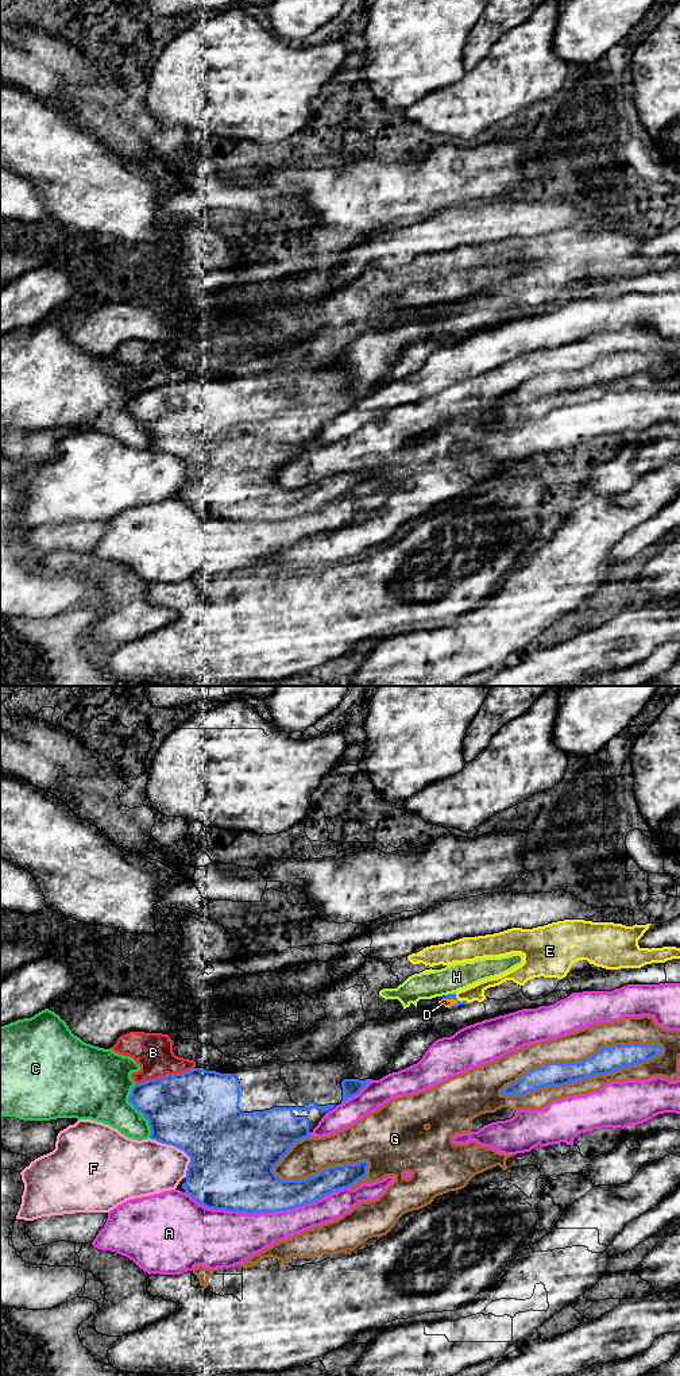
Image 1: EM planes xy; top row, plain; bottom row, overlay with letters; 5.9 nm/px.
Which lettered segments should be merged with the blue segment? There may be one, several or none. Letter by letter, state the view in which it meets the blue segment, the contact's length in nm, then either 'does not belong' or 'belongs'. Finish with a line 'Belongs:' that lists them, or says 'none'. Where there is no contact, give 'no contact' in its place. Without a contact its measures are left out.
A: xy | 950 nm | does not belong
B: xy | 360 nm | does not belong
C: xy | 340 nm | does not belong
D: xy | 100 nm | does not belong
E: xy | 90 nm | does not belong
F: xy | 320 nm | does not belong
G: xy | 1000 nm | does not belong
H: xy | 50 nm | does not belong
Belongs: none

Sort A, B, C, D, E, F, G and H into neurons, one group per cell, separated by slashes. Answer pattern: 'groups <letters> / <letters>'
groups A / B / C H / D E / F / G

